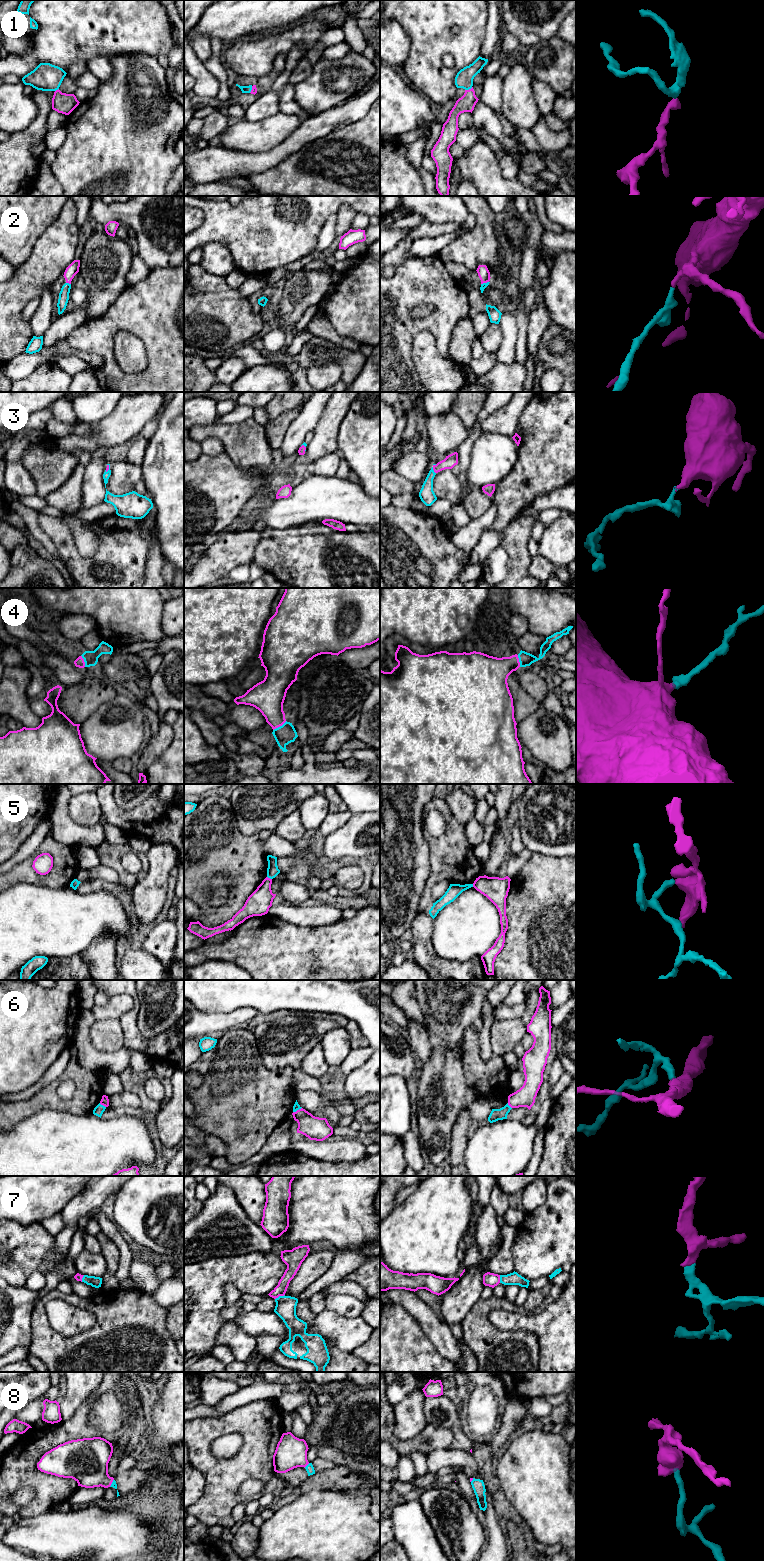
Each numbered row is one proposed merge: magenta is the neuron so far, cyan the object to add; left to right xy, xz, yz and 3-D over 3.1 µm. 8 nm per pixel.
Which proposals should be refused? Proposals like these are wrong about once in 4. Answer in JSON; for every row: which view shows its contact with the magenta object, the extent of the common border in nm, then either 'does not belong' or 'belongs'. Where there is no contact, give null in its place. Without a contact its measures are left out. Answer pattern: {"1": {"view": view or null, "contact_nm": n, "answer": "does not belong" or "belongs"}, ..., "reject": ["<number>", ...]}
{"1": {"view": "yz", "contact_nm": 70, "answer": "belongs"}, "2": {"view": "xy", "contact_nm": 40, "answer": "belongs"}, "3": {"view": "yz", "contact_nm": 60, "answer": "belongs"}, "4": {"view": "xz", "contact_nm": 130, "answer": "belongs"}, "5": {"view": "xz", "contact_nm": 50, "answer": "does not belong"}, "6": {"view": "xy", "contact_nm": 70, "answer": "does not belong"}, "7": {"view": "xz", "contact_nm": 90, "answer": "belongs"}, "8": {"view": "xz", "contact_nm": 60, "answer": "belongs"}, "reject": ["5", "6"]}

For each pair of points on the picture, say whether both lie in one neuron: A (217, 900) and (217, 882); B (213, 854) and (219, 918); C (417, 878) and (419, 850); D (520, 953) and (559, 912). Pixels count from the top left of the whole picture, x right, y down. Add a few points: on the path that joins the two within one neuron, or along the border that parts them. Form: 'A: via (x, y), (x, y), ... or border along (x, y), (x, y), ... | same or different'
A: via (217, 896), (217, 886) | same
B: via (202, 870), (202, 899), (204, 903) | same
C: via (417, 871), (417, 857) | same
D: via (530, 943), (551, 922) | same

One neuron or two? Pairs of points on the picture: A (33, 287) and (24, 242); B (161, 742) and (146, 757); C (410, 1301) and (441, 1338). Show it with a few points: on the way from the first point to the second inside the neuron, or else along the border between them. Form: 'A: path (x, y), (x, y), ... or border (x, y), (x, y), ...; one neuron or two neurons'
A: border (40, 238), (36, 242), (31, 254), (17, 266); two neurons
B: path (157, 746), (150, 753); one neuron
C: path (419, 1310), (436, 1329); one neuron

